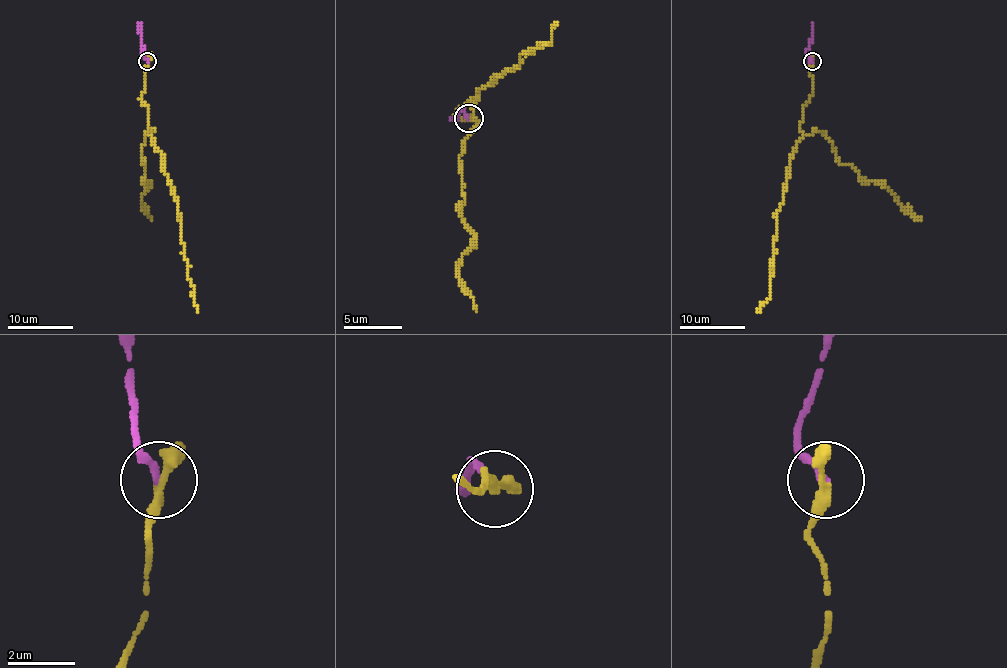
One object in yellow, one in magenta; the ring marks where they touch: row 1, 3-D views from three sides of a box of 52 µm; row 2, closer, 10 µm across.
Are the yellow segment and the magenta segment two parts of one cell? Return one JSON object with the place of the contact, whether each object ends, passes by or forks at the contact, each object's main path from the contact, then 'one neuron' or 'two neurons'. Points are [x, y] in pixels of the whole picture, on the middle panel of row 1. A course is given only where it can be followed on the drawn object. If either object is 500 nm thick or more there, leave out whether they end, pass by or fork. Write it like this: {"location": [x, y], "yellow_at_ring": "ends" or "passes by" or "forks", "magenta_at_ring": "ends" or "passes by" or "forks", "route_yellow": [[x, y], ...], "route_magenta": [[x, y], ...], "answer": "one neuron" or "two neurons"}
{"location": [468, 118], "yellow_at_ring": "passes by", "magenta_at_ring": "ends", "route_yellow": [[467, 117], [464, 112], [464, 117], [456, 114], [496, 77], [517, 68], [528, 48], [548, 45], [557, 22]], "route_magenta": [[467, 117], [462, 109], [459, 117], [450, 120]], "answer": "one neuron"}

